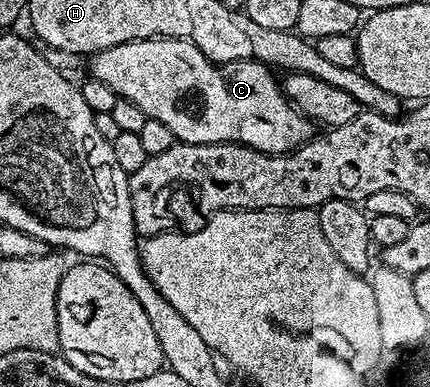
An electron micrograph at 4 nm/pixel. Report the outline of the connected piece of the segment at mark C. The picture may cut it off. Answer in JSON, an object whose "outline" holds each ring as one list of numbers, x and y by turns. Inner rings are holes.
{"outline":[[136,39,111,49,97,51,88,60,88,74,103,81,118,99,139,105,147,119,163,121,179,143,241,143,268,155,286,155,308,143,315,135,315,124,285,96,278,76,263,63,238,61,213,63,196,42,187,39]]}

